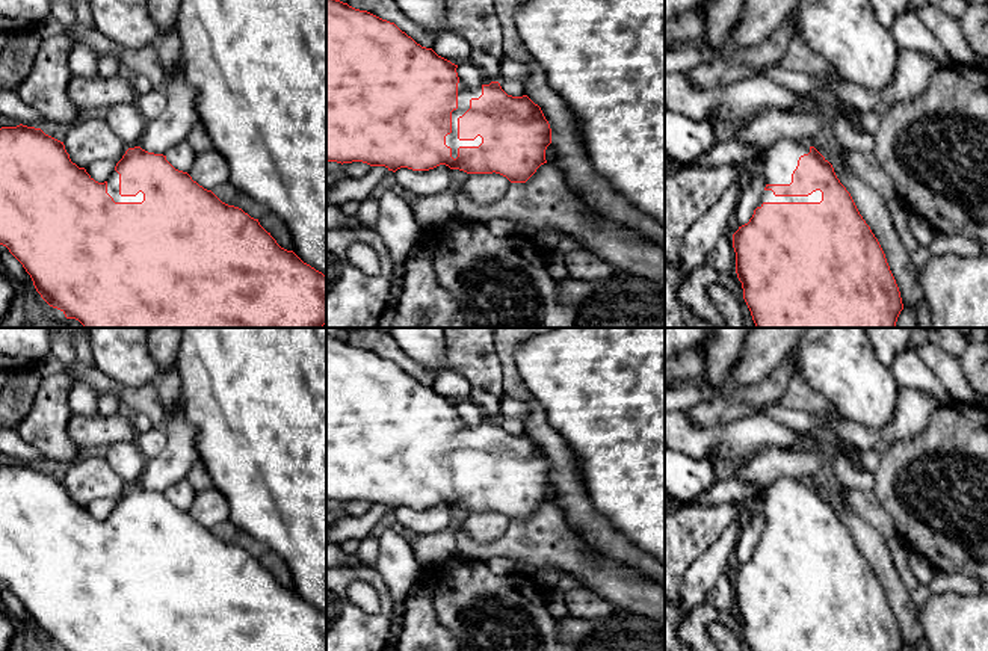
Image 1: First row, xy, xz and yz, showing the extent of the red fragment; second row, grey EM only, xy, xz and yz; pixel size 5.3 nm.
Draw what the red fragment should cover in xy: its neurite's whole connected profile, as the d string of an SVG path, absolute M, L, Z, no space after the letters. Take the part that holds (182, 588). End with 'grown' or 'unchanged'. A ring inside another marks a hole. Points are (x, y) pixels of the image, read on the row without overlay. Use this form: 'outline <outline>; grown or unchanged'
outline M17 464L0 467L0 583L23 603L36 630L63 651L326 651L326 615L304 601L293 589L281 586L258 560L242 547L222 541L187 511L175 508L163 492L140 485L122 489L107 520L95 520L85 506L71 500L63 480L41 467Z; grown

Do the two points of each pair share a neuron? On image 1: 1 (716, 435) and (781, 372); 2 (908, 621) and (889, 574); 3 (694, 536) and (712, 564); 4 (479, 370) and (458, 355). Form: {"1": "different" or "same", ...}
{"1": "different", "2": "same", "3": "different", "4": "same"}

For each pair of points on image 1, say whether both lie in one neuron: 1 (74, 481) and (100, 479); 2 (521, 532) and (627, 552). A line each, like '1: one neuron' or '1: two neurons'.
1: one neuron
2: two neurons

